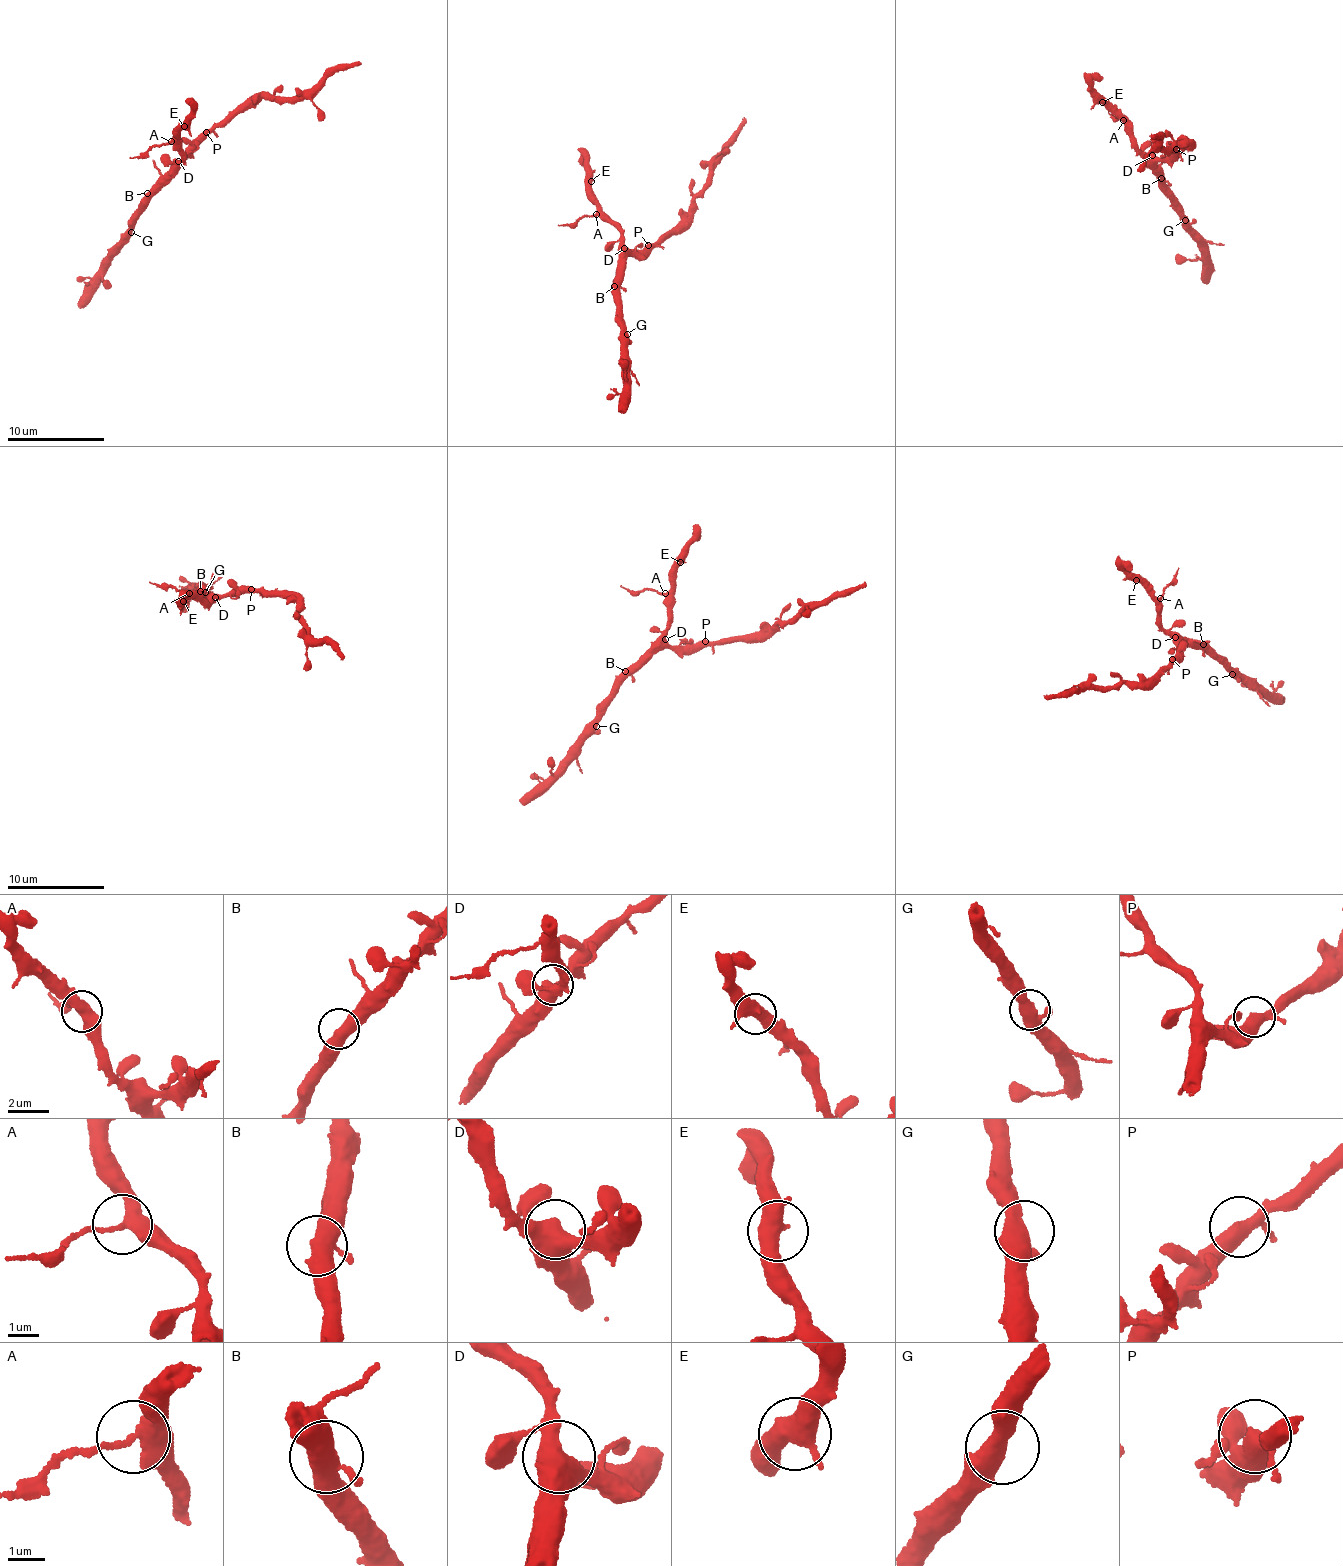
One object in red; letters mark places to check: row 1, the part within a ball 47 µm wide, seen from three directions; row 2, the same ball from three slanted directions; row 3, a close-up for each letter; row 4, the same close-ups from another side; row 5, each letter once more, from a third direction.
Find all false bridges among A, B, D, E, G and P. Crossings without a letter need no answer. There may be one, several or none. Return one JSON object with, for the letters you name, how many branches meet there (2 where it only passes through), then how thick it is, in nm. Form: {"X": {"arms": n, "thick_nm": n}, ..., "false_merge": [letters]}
{"A": {"arms": 3, "thick_nm": 360}, "false_merge": ["A"]}

